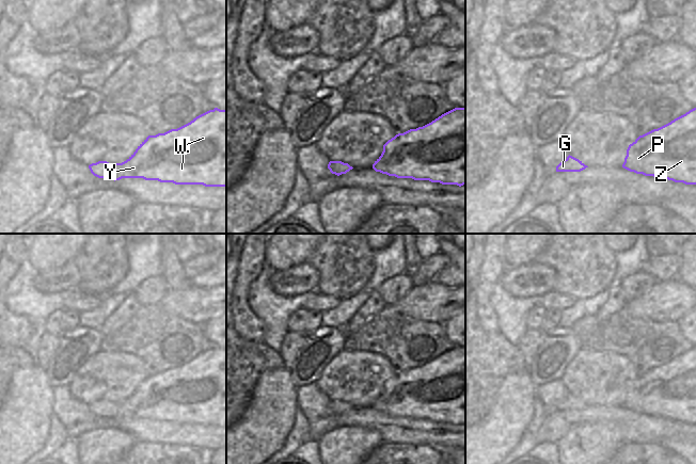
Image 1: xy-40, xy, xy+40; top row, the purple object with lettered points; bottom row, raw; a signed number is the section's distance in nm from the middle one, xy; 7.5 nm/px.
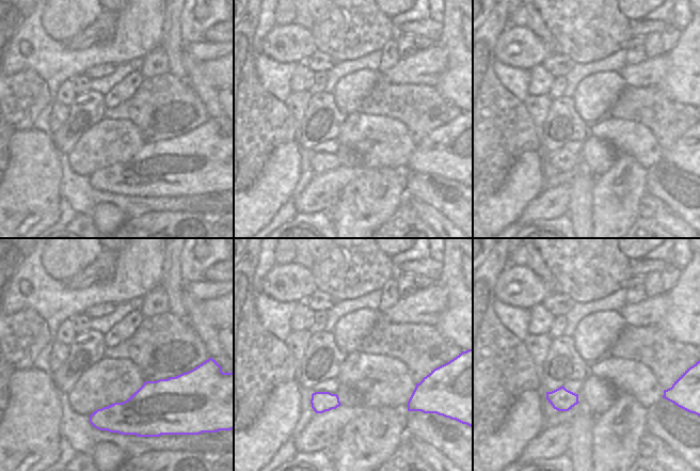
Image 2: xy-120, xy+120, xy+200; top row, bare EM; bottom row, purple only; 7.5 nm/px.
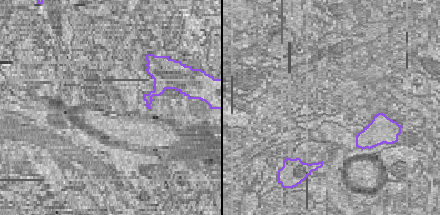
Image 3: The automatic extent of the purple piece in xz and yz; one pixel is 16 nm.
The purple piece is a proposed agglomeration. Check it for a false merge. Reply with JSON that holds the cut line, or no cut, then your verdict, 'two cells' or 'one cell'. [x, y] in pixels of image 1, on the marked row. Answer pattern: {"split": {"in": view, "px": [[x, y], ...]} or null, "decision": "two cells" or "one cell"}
{"split": null, "decision": "one cell"}

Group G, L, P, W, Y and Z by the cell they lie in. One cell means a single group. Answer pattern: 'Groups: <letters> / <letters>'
Groups: G L P W Y Z

